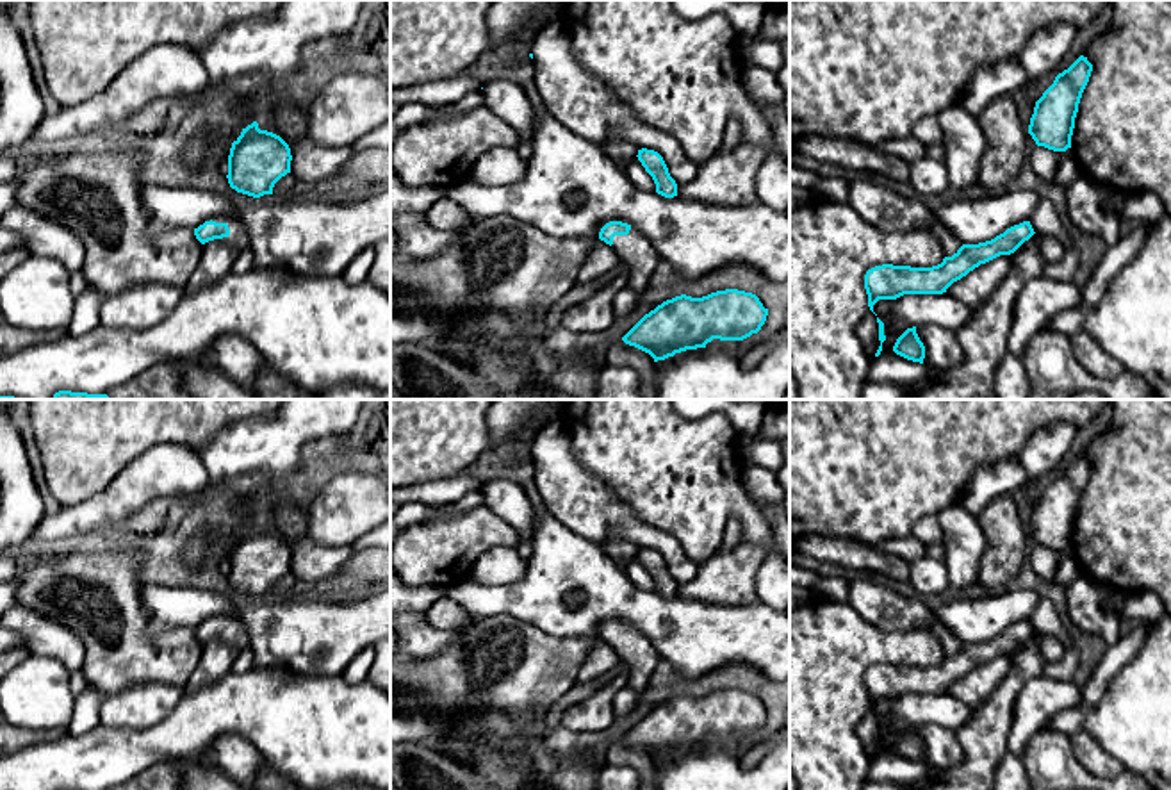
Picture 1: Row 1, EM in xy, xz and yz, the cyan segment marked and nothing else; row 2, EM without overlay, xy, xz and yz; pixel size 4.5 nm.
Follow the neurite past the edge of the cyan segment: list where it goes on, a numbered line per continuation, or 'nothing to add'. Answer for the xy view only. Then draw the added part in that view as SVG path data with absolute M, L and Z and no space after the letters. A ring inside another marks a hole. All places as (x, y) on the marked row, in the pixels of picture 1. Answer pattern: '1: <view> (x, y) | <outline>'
1: xy (237, 238) | M217 216L217 218L212 218L212 221L228 225L230 235L221 239L226 244L233 246L237 251L250 246L248 230L239 219L230 218L230 216L228 218Z

